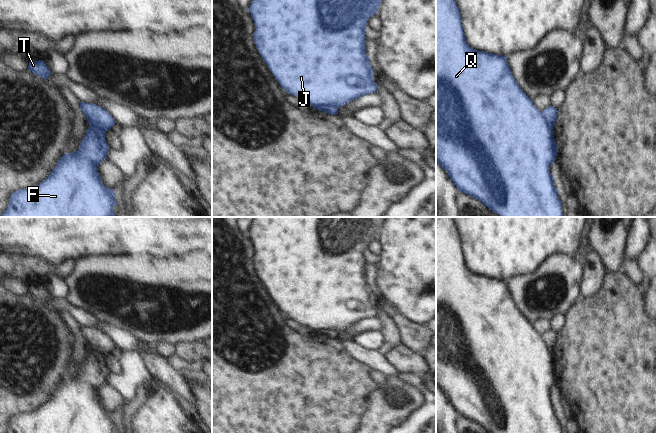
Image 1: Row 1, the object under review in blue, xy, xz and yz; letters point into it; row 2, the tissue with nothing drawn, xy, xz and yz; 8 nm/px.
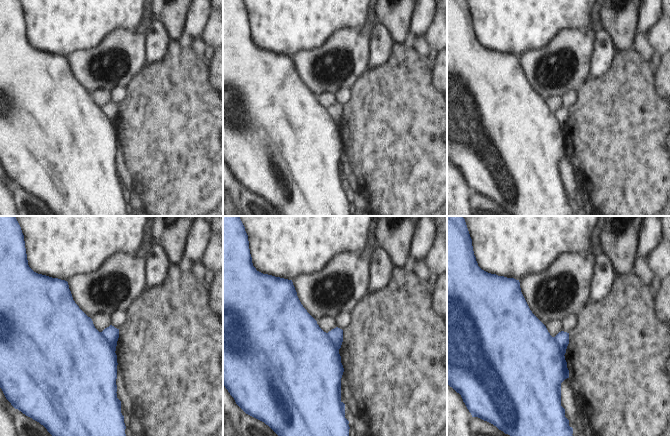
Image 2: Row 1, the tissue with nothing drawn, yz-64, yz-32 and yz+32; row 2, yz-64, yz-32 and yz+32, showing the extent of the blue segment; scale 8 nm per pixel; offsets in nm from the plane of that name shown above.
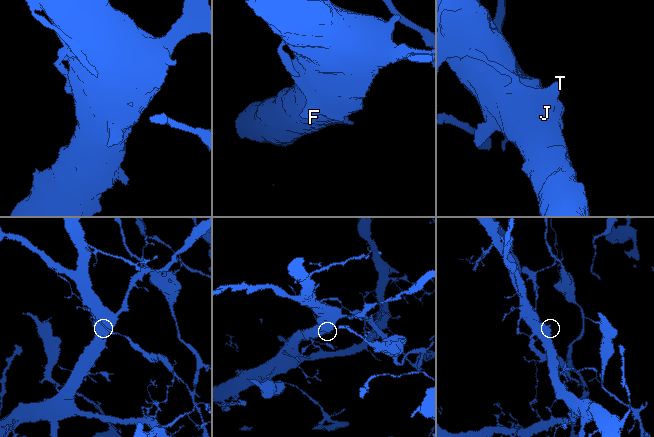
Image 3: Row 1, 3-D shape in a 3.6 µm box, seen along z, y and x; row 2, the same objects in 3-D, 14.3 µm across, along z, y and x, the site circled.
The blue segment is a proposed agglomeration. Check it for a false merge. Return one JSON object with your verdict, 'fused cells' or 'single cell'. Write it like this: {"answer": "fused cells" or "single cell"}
{"answer": "fused cells"}

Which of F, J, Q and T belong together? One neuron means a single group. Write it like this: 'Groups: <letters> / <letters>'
Groups: F J Q / T.

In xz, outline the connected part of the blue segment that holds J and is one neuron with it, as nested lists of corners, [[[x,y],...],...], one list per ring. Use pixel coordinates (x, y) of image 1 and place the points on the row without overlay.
[[[256,217],[248,233],[255,248],[254,266],[269,294],[287,318],[312,329],[313,334],[328,329],[345,330],[351,324],[377,314],[378,308],[373,306],[374,294],[369,287],[369,280],[365,278],[365,250],[371,240],[378,239],[378,232],[384,220],[385,217]]]

